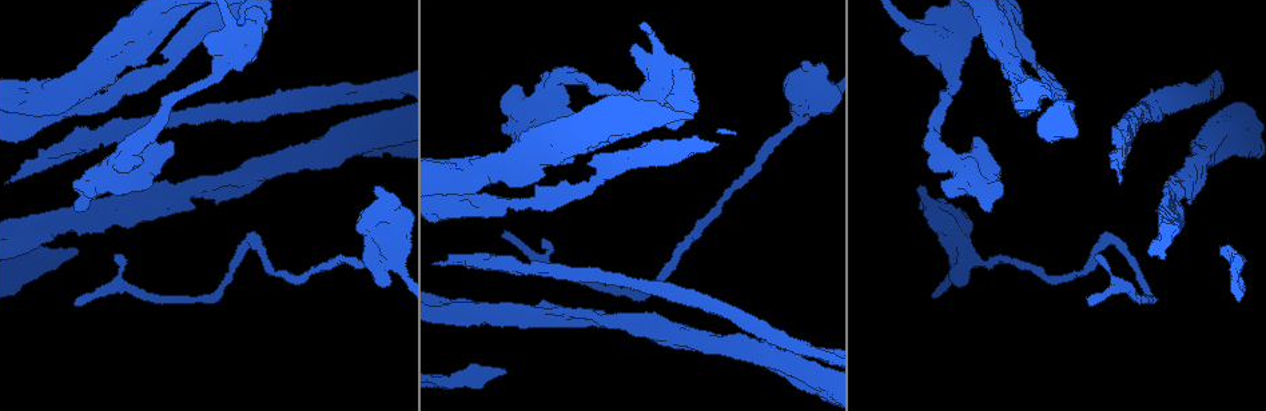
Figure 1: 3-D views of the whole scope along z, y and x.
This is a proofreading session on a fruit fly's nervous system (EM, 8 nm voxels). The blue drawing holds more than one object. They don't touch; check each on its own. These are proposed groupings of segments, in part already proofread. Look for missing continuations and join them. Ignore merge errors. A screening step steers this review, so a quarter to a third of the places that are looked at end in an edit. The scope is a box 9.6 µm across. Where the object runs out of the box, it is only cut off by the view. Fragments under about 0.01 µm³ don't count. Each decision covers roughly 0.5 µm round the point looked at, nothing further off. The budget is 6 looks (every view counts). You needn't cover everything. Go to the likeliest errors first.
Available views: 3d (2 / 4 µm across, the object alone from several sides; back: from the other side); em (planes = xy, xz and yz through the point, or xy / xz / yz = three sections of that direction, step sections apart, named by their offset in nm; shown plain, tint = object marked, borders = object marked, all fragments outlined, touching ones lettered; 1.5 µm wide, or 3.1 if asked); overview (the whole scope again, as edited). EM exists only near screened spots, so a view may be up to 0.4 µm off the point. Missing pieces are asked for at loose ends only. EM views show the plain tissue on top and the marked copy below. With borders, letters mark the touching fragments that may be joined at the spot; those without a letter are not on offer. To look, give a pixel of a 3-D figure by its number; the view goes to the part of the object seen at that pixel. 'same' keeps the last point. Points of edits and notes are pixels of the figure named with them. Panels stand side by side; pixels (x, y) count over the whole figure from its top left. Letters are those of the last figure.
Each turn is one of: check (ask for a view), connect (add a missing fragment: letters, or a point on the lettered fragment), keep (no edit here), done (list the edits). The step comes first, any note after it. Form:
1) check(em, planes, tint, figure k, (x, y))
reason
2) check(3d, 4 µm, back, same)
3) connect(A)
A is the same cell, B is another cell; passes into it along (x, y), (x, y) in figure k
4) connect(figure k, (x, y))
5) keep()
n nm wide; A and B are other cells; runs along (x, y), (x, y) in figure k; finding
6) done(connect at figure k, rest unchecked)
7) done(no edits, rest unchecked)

check(3d, 2 µm, figure 1, (78, 248))

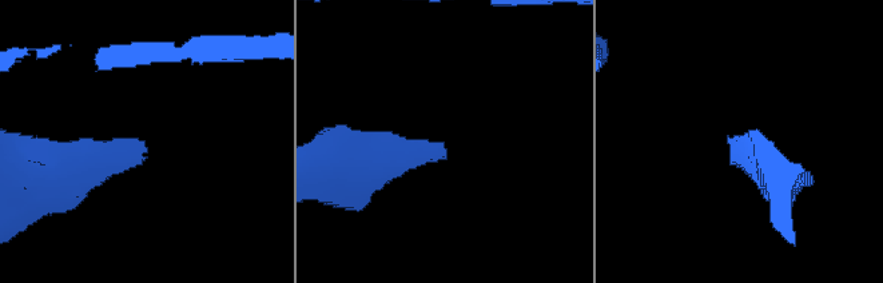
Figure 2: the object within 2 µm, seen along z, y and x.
check(em, planes, borders, figure 2, (443, 145))
need the tissue

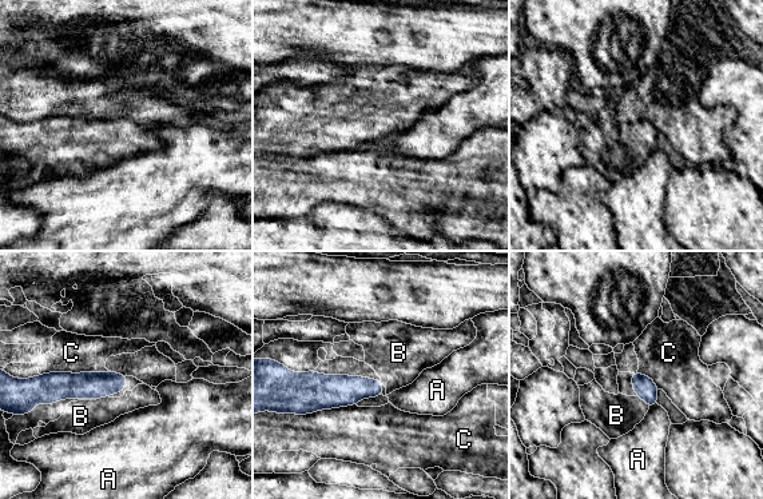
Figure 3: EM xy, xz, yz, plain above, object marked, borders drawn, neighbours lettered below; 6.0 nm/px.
connect(B)
B is the same cell, A and C are other cells; it goes on there

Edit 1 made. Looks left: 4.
check(overview)
see it whole again

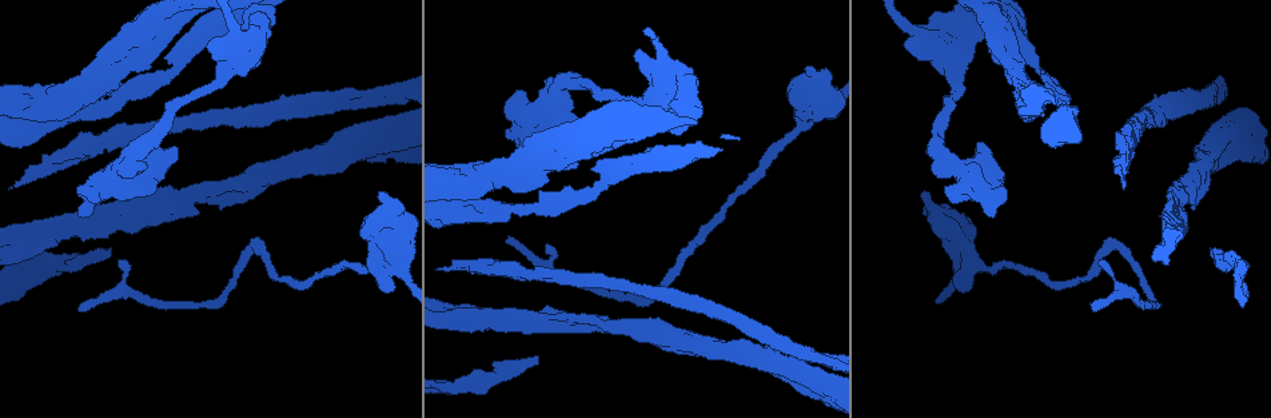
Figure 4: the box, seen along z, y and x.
check(3d, 2 µm, figure 4, (80, 309))
free end

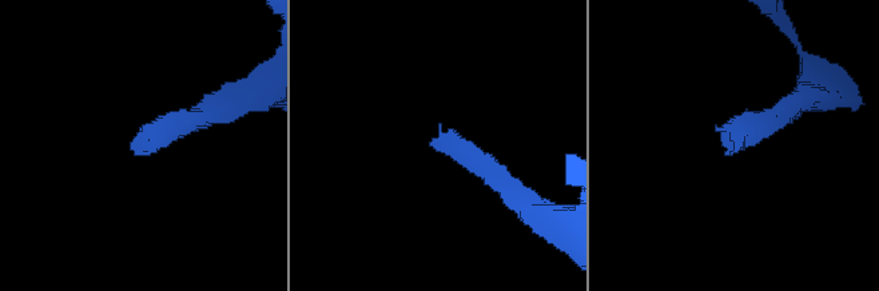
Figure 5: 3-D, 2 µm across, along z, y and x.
check(em, planes, borders, figure 5, (132, 142))
shape alone is not enough

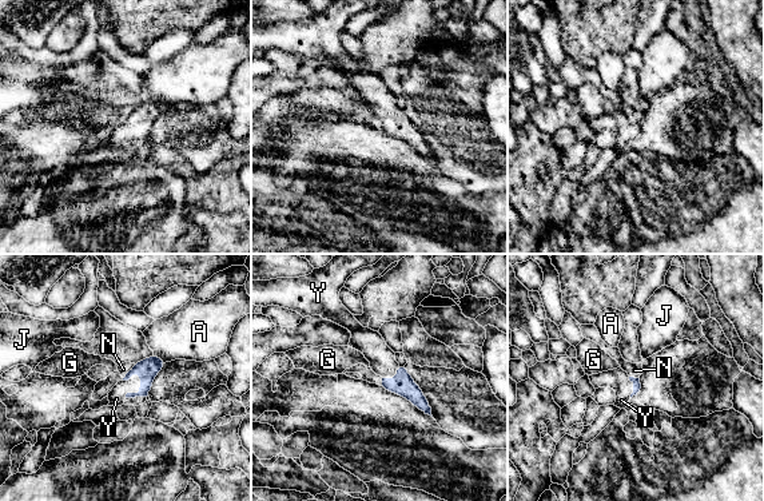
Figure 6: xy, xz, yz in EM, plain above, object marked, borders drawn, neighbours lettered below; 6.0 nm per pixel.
connect(Y)
Y is the same cell, A, G, J and N are other cells; passes into it along (148, 368), (140, 389), (116, 396) in figure 6; it goes on there

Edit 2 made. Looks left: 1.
check(em, planes, borders, figure 4, (580, 315))
free end

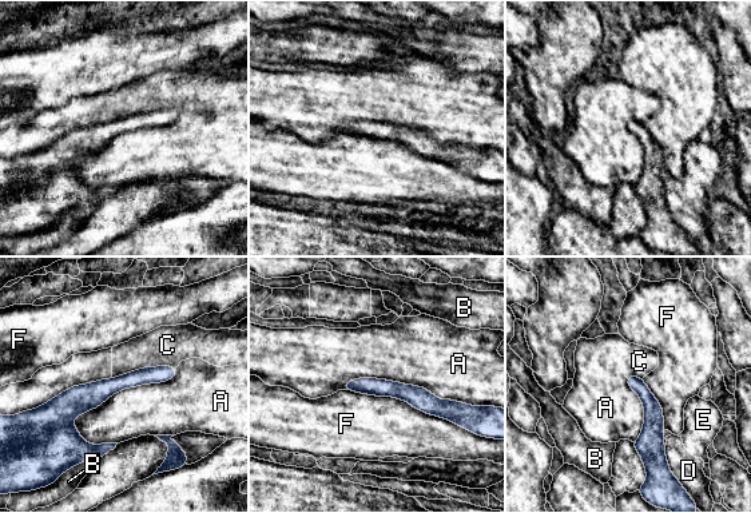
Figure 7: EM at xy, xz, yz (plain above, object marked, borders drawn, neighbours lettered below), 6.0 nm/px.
keep()
F touches over 700 nm; A, B, C, D, E and F are other cells; runs along (173, 370), (46, 413) in figure 7; none of them fits

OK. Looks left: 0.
done(connect at figure 3, connect at figure 6, rest unchecked)

